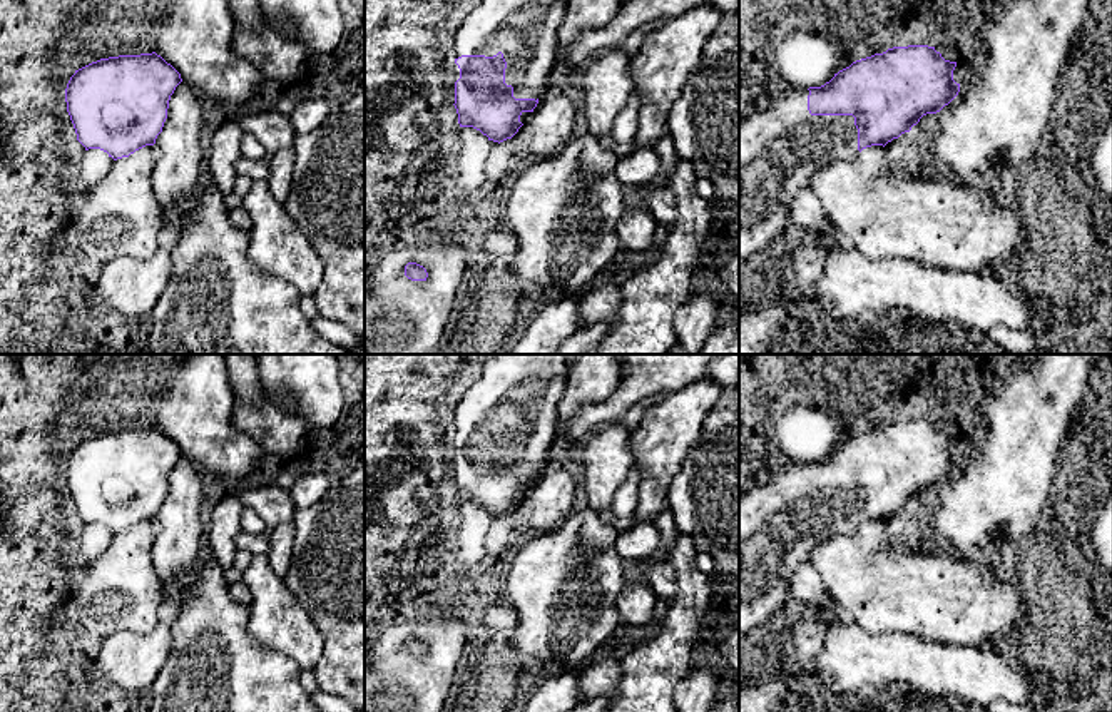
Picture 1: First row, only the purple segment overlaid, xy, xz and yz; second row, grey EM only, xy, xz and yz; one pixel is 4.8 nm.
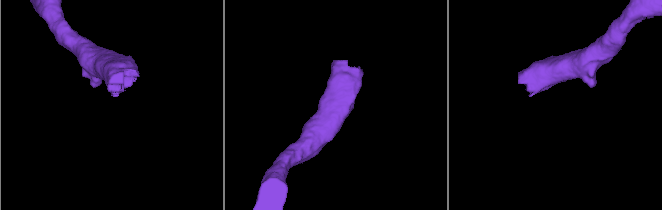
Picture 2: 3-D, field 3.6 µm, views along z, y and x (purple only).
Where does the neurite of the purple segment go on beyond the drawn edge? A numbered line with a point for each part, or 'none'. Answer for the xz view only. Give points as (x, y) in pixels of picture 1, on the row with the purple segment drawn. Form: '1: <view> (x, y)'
1: xz (525, 32)

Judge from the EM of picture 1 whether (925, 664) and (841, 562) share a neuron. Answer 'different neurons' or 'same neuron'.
different neurons

